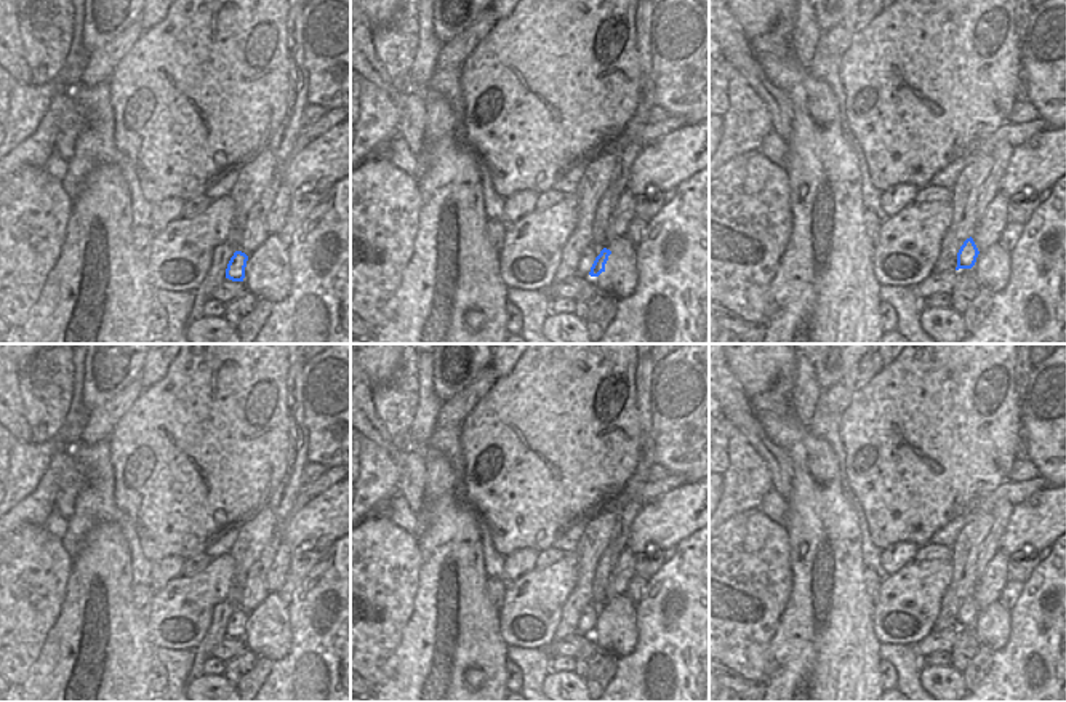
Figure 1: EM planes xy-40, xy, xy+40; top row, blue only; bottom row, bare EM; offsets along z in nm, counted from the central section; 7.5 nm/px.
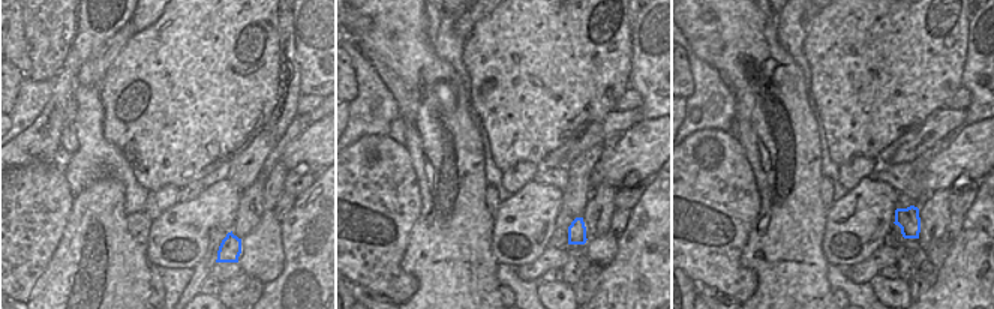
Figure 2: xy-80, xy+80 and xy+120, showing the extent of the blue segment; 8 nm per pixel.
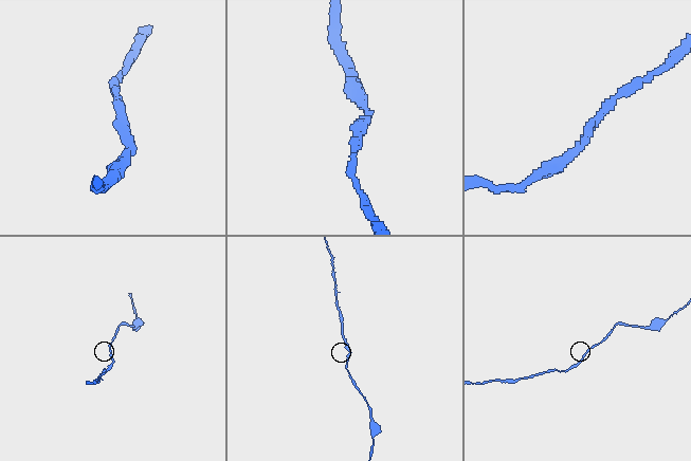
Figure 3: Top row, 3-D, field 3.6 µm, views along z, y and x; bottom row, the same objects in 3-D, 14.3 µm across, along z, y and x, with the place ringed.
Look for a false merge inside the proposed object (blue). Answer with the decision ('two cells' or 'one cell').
one cell

